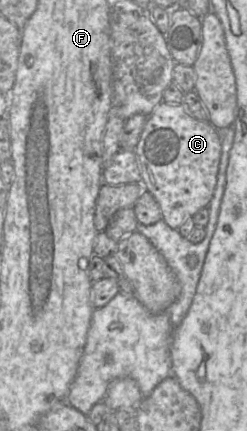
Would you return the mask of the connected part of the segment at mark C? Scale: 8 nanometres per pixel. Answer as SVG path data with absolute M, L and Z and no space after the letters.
M162 101L148 116L134 150L139 161L141 184L159 203L162 218L171 228L178 229L200 209L208 208L217 183L221 160L221 140L210 122L198 120L183 104Z

